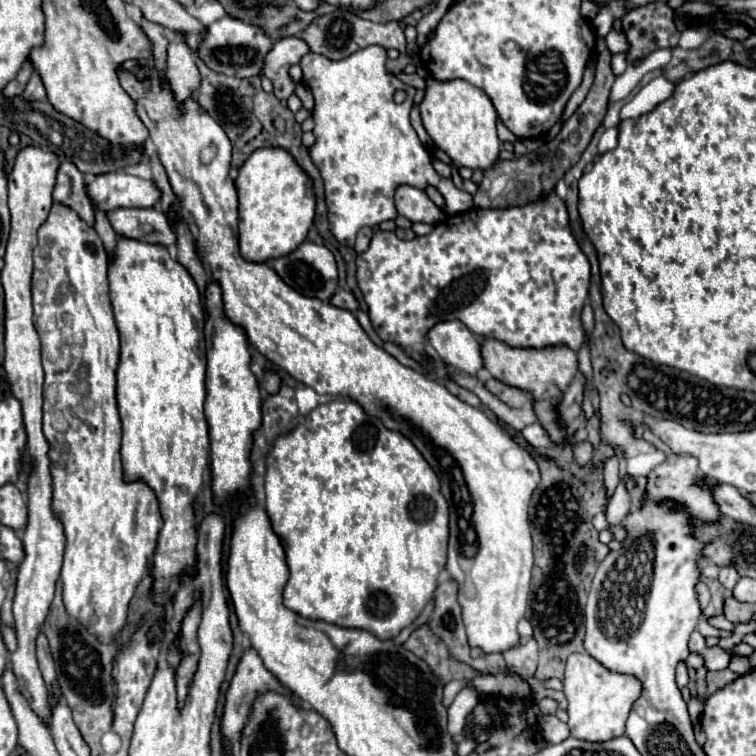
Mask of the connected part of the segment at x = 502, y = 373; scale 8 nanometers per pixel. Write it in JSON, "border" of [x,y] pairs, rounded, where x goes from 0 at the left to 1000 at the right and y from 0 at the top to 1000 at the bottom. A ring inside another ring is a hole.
{"border":[[[638,448],[635,454],[635,464],[638,464],[638,475],[640,475],[640,485],[651,493],[651,499],[701,517],[706,522],[706,528],[722,528],[722,525],[733,525],[741,522],[757,504],[757,499],[765,491],[765,478],[762,478],[762,467],[749,459],[749,456],[728,456],[728,459],[717,459],[717,462],[704,462],[704,459],[675,459],[659,448]]]}

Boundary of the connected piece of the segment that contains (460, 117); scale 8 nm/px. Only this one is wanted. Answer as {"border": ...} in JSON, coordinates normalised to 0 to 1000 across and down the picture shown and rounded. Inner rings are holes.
{"border":[[[566,102],[561,131],[556,136],[556,152],[566,179],[606,221],[646,224],[659,213],[661,187],[656,179],[656,144],[638,118],[614,104],[582,107],[577,102]]]}

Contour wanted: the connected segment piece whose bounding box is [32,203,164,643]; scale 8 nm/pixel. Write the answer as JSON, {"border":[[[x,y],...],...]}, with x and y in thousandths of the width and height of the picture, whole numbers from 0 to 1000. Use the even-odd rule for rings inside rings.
{"border":[[[71,269],[63,290],[50,303],[50,329],[45,340],[42,398],[45,430],[56,451],[58,483],[58,575],[66,586],[66,623],[71,644],[71,676],[77,679],[85,705],[87,726],[82,745],[82,774],[87,808],[101,816],[132,848],[148,848],[167,824],[169,795],[180,782],[185,766],[196,758],[201,734],[209,724],[209,708],[217,694],[212,681],[212,663],[204,647],[188,636],[164,636],[159,607],[161,562],[153,538],[153,485],[156,485],[156,435],[143,393],[143,337],[124,306],[90,271]],[[53,332],[61,332],[61,340]]]}

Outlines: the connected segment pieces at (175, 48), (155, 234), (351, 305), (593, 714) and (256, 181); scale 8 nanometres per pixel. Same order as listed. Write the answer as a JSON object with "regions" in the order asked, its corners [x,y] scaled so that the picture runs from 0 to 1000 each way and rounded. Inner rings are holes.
{"regions":[[[[225,57],[222,60],[222,89],[220,102],[235,134],[259,123],[265,112],[265,97],[257,83],[257,70],[249,57]]],[[[153,276],[143,282],[148,300],[156,311],[193,319],[193,321],[214,321],[233,324],[235,313],[222,287],[206,276]]],[[[447,382],[442,388],[442,393],[437,396],[437,401],[444,406],[452,406],[452,409],[460,409],[460,411],[474,411],[474,398],[466,390],[466,385],[460,385],[460,382]]],[[[757,864],[749,874],[749,893],[743,903],[751,925],[751,962],[757,975],[772,980],[804,980],[825,972],[831,943],[849,917],[844,896],[812,890],[778,864]]],[[[373,194],[339,197],[312,234],[317,337],[325,345],[354,345],[386,335],[407,311],[415,292],[418,258],[410,234]]]]}

